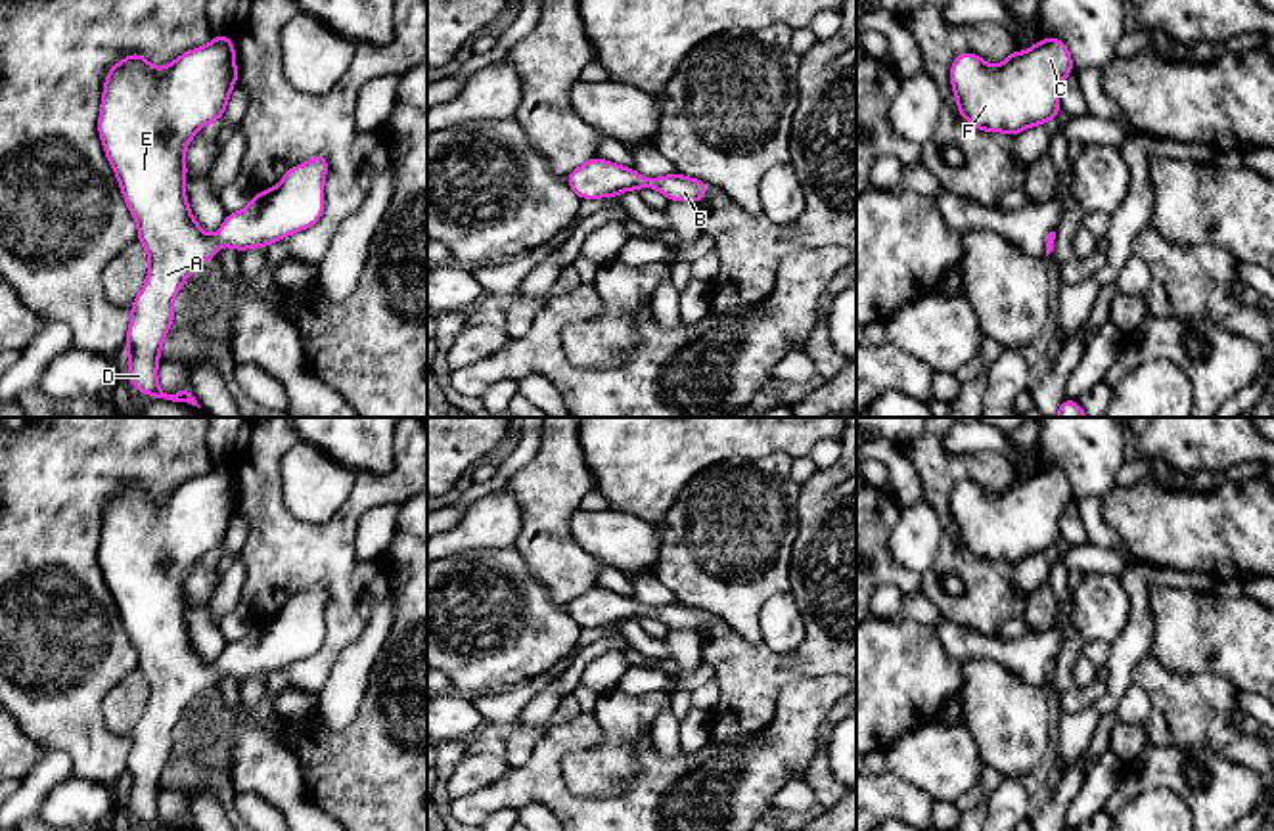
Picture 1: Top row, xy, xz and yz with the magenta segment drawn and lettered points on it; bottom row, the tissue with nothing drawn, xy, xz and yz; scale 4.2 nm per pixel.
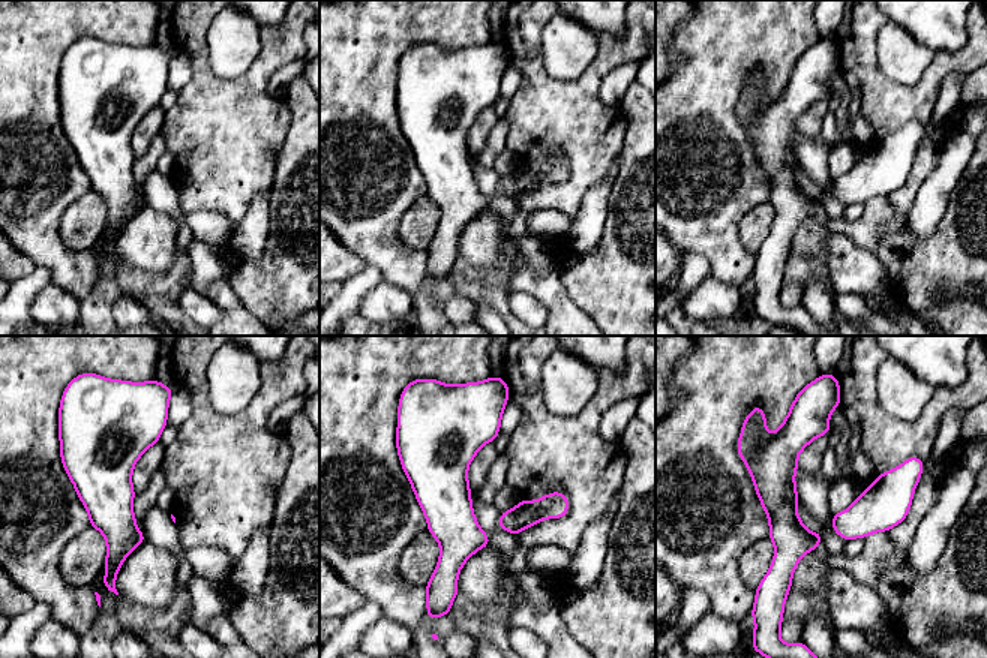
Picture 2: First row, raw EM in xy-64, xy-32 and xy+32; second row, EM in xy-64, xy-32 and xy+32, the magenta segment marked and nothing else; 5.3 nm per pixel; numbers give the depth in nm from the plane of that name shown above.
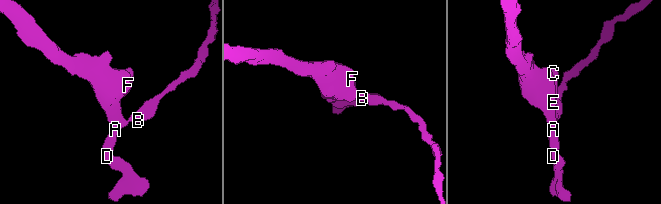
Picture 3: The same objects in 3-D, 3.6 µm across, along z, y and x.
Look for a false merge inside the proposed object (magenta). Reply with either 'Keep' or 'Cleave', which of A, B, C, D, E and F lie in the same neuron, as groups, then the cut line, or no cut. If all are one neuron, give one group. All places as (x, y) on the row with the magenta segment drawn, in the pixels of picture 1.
Keep. Groups: A B C D E F. No split

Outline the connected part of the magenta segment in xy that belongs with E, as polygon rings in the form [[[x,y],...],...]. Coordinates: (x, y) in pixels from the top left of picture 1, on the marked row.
[[[228,34],[184,52],[165,69],[130,54],[105,75],[98,121],[107,161],[149,257],[148,280],[130,306],[128,381],[144,394],[197,408],[192,389],[167,394],[157,381],[178,289],[222,245],[268,247],[316,224],[326,205],[328,155],[318,155],[289,168],[276,188],[259,191],[239,213],[226,214],[215,236],[195,222],[184,188],[184,153],[199,128],[220,121],[236,82]]]

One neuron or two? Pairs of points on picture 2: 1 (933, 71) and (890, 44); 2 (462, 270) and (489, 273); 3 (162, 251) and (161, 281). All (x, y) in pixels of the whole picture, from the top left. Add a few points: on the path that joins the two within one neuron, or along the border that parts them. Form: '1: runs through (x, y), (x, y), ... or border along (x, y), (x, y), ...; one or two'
1: border along (936, 53), (932, 63), (915, 83), (896, 83); two
2: runs through (468, 273), (483, 273); one
3: border along (177, 240), (170, 270), (126, 263); two

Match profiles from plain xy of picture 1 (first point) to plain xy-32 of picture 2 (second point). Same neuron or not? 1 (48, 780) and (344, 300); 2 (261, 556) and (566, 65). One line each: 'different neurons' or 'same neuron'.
1: same neuron
2: different neurons

